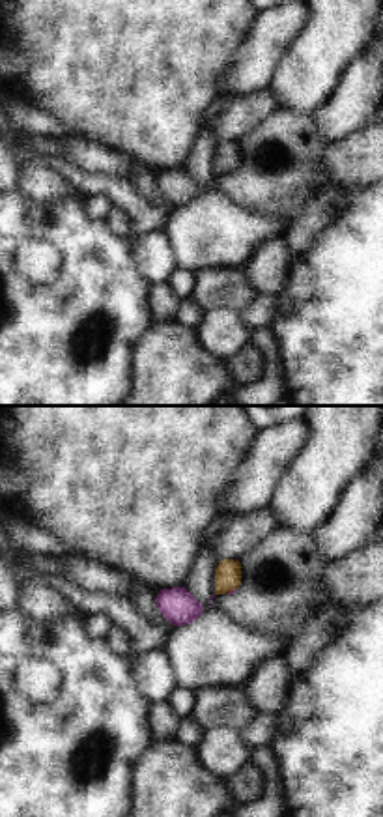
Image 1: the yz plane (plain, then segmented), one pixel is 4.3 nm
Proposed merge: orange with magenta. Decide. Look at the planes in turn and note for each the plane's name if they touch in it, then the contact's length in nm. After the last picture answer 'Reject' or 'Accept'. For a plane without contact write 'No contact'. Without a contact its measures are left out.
Touches orange in yz. Shared border 50 nm.

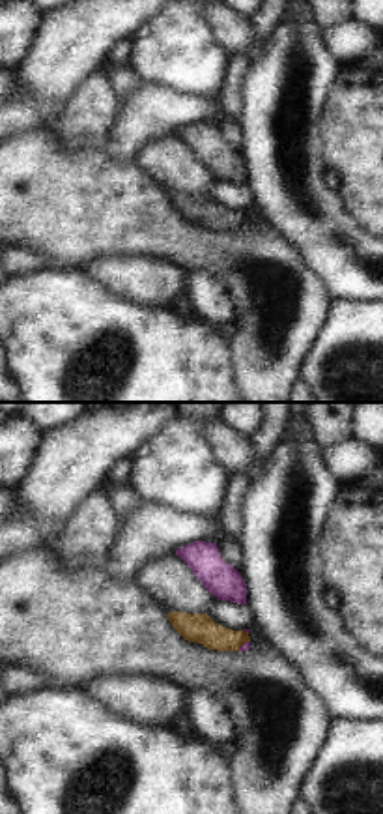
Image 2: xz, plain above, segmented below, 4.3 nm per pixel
Touches orange in xz. Shared border 70 nm.

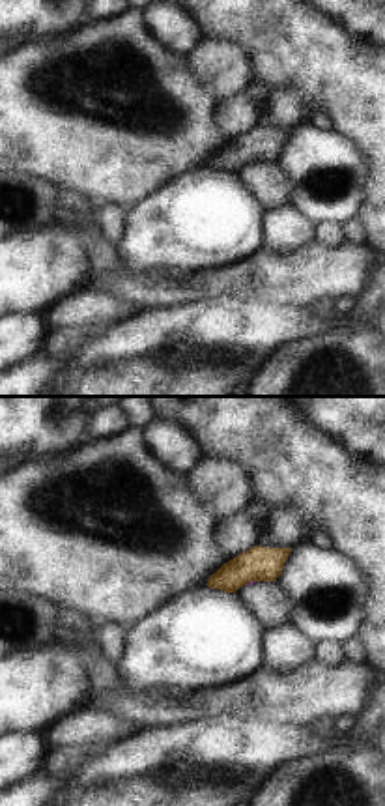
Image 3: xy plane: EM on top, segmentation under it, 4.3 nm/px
Touches orange in xy. Shared border 50 nm.

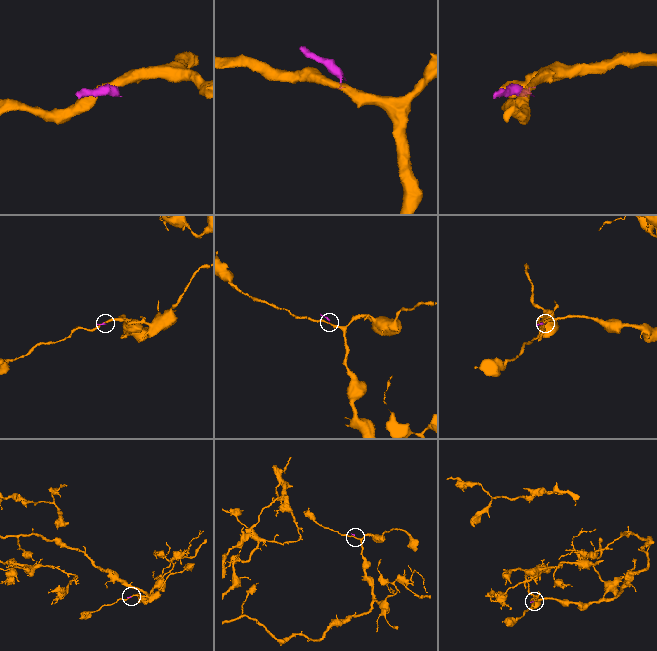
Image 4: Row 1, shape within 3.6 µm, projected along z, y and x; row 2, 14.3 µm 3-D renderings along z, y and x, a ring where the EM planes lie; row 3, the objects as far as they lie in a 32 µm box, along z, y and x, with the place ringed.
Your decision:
Reject.

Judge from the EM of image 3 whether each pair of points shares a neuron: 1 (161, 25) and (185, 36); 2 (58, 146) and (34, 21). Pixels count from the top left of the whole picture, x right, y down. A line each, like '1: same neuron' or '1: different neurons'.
1: same neuron
2: different neurons

